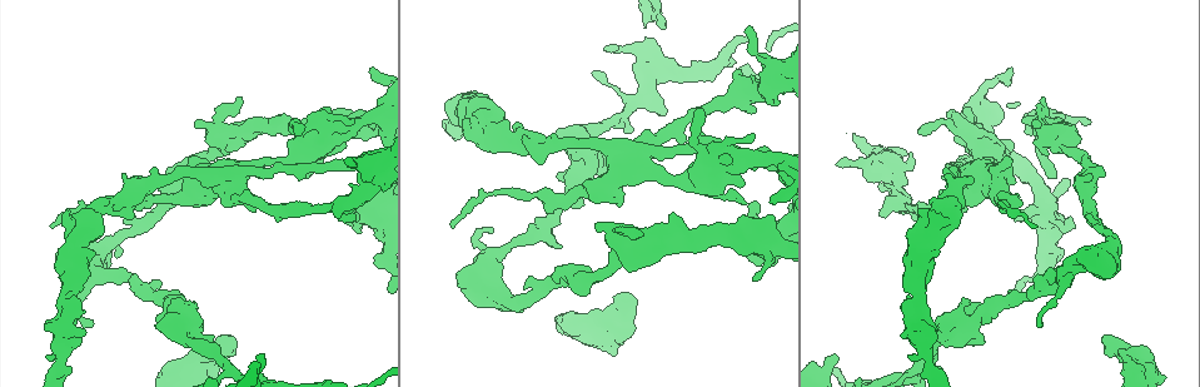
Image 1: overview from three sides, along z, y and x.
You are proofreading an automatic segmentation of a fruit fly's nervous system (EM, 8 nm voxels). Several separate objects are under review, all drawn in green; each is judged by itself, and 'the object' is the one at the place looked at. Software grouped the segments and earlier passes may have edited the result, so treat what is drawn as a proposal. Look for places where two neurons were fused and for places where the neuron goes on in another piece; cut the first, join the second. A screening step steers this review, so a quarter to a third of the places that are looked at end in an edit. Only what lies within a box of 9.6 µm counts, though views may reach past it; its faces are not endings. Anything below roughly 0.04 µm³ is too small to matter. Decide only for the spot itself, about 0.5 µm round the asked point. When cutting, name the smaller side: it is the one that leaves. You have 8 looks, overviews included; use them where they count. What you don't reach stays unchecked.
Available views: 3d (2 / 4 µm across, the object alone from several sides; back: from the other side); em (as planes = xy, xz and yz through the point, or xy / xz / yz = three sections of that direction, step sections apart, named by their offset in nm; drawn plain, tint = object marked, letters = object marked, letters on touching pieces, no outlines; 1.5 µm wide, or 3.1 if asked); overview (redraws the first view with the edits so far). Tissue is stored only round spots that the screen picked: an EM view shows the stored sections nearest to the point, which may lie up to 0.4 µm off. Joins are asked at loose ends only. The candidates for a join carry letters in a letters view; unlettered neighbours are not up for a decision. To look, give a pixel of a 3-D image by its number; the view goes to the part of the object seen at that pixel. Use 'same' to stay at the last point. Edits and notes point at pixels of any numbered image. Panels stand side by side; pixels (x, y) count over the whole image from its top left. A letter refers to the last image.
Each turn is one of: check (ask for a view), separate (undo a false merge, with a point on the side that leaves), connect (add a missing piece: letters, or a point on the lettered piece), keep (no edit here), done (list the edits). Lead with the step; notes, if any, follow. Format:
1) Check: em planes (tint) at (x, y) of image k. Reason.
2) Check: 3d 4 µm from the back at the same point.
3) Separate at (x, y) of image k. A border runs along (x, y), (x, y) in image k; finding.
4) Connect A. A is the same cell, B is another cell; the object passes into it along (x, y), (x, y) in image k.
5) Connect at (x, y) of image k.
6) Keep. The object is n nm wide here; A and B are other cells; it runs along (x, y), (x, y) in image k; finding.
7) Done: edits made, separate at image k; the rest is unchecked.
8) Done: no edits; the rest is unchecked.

Check: 3d 2 µm at (567, 326) of image 1. Abrupt turn.

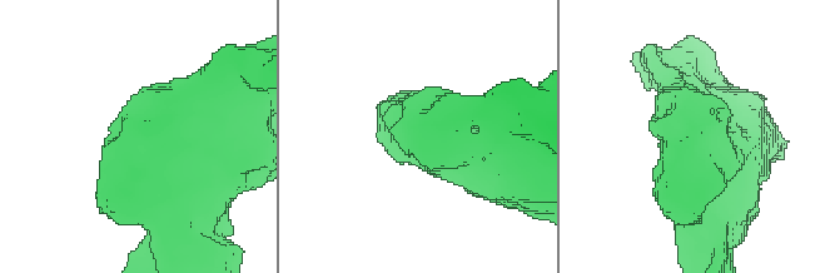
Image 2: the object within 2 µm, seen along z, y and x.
Check: em planes (plain) at (687, 123) of image 2.

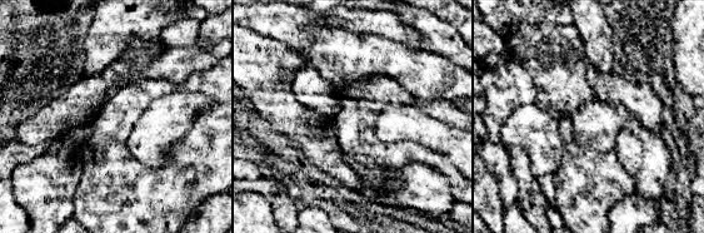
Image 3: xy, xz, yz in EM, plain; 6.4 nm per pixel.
Check: em planes (letters) at the same point. See the neighbours.

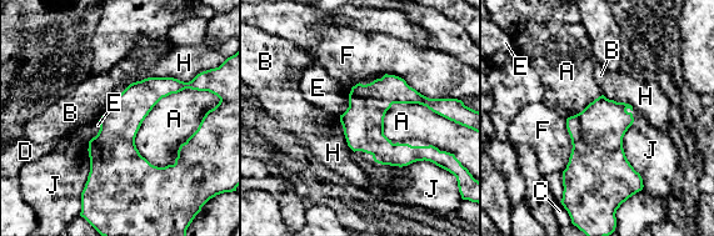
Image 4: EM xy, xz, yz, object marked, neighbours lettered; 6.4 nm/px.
Keep. The longest contact is with A, 600 nm; A, B, C, D, E, F, H and J are other cells; a border runs along (99, 120), (99, 131), (89, 141) in image 4; one neuron here.

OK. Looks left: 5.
Check: em xz step 8 (tint) at (233, 337) of image 1. Free end.

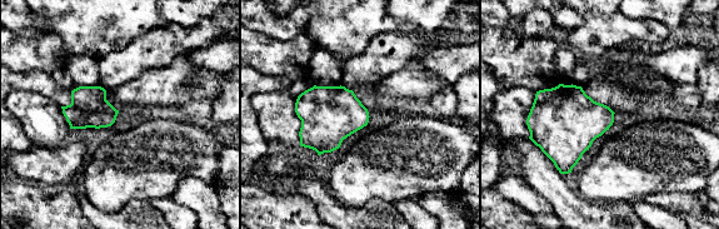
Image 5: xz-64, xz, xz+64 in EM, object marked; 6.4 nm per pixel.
Check: em planes (letters) at the same point. Cut it another way.

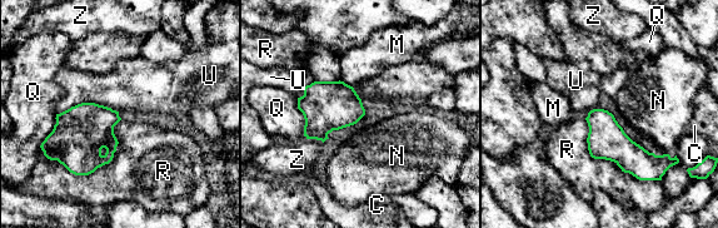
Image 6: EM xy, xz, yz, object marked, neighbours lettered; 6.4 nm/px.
Keep. C, M, N, Q, R, U and Z are other cells; a border runs along (119, 112), (78, 103), (56, 114) in image 6; none of them fits.

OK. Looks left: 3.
Check: 3d 4 µm at (339, 214) of image 1. An open end.

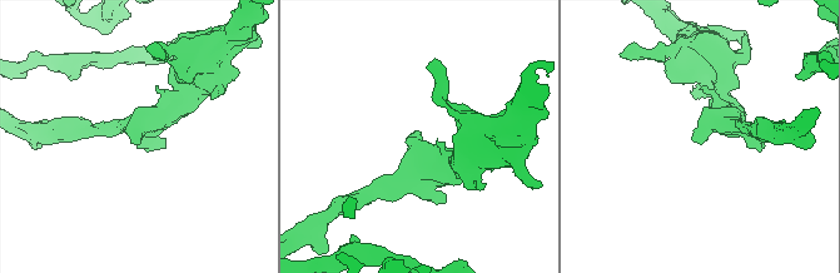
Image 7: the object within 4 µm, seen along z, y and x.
Check: em yz step 8 (letters) at (692, 141) of image 7.

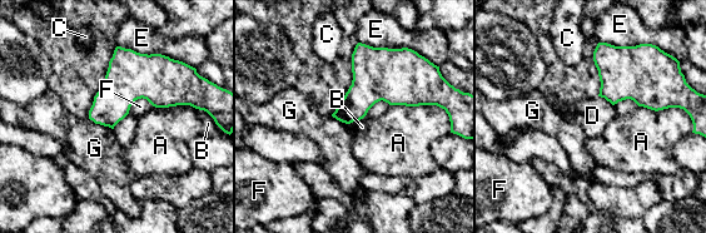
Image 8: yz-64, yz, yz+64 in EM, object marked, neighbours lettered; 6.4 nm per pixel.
Keep. The object is 180 nm wide here; A, B, C, D, E, F and G are other cells; a border runs along (88, 118), (113, 129) in image 8; no lettered piece goes on from it.

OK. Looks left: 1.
Done: no edits; the rest is unchecked.

